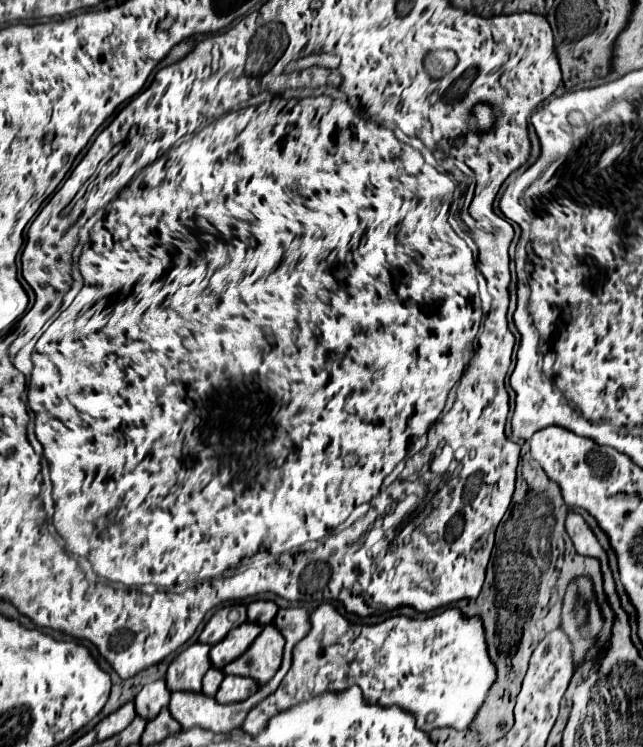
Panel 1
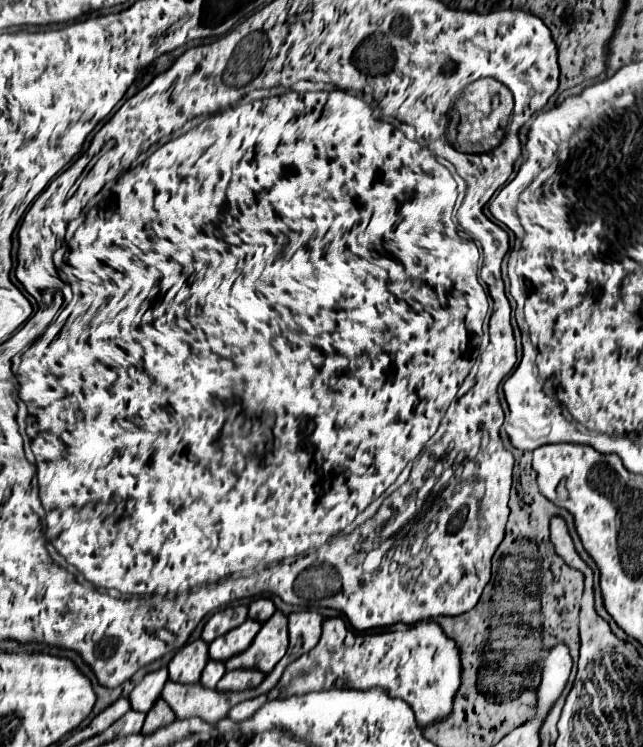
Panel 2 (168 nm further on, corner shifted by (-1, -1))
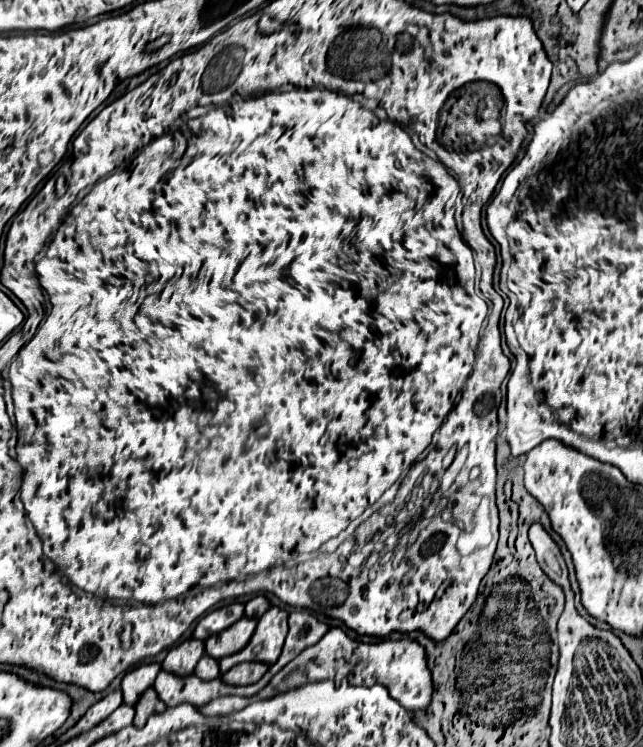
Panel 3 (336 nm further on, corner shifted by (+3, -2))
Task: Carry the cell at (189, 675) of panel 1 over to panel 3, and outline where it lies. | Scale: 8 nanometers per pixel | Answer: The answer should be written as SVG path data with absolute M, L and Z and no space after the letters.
M187 639L183 643L179 643L177 647L173 647L165 661L161 663L161 667L167 671L167 673L173 673L173 675L191 675L197 661L203 657L203 641L199 639Z

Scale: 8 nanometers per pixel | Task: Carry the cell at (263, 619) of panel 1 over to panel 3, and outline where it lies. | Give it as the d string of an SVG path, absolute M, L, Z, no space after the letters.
M253 597L251 601L245 603L245 617L249 619L259 619L265 611L269 609L269 601L265 597Z

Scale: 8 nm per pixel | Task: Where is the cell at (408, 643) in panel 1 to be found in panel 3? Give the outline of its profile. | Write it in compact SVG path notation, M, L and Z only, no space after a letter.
M331 627L325 637L317 643L311 645L309 649L305 649L305 653L299 653L289 665L285 665L285 669L281 669L265 689L259 691L259 695L255 697L217 697L211 703L207 703L205 707L201 707L199 711L203 715L229 715L235 711L241 711L243 707L247 707L253 701L259 699L269 699L273 695L279 695L283 691L289 691L293 687L301 687L307 683L317 683L317 681L341 681L347 679L349 685L363 685L363 687L373 687L373 685L383 685L387 687L389 695L393 699L397 699L409 713L417 713L421 709L427 709L431 699L433 699L433 677L427 665L427 651L425 647L421 647L415 639L385 639L381 643L369 643L363 645L363 649L359 653L355 653L359 649L359 645L347 637L347 633L341 627Z

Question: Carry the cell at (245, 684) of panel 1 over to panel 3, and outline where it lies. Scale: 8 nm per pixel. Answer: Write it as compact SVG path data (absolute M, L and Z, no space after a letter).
M239 663L237 667L231 667L227 673L223 673L221 679L227 685L251 685L257 683L267 669L269 665L265 663Z

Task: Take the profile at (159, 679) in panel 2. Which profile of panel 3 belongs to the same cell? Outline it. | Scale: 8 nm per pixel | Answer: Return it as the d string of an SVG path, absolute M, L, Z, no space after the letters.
M145 663L145 665L139 665L137 669L129 671L123 677L123 683L121 683L123 703L135 707L139 697L141 697L141 693L145 693L145 689L149 689L153 685L153 681L155 681L159 671L161 671L159 663Z

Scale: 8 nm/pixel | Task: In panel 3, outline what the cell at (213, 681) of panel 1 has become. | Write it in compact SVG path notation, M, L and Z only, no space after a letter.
M203 655L201 657L201 661L197 663L197 667L195 667L195 675L199 677L199 679L217 679L219 675L221 675L221 671L219 671L219 663L213 659L213 657L207 657L207 655Z

